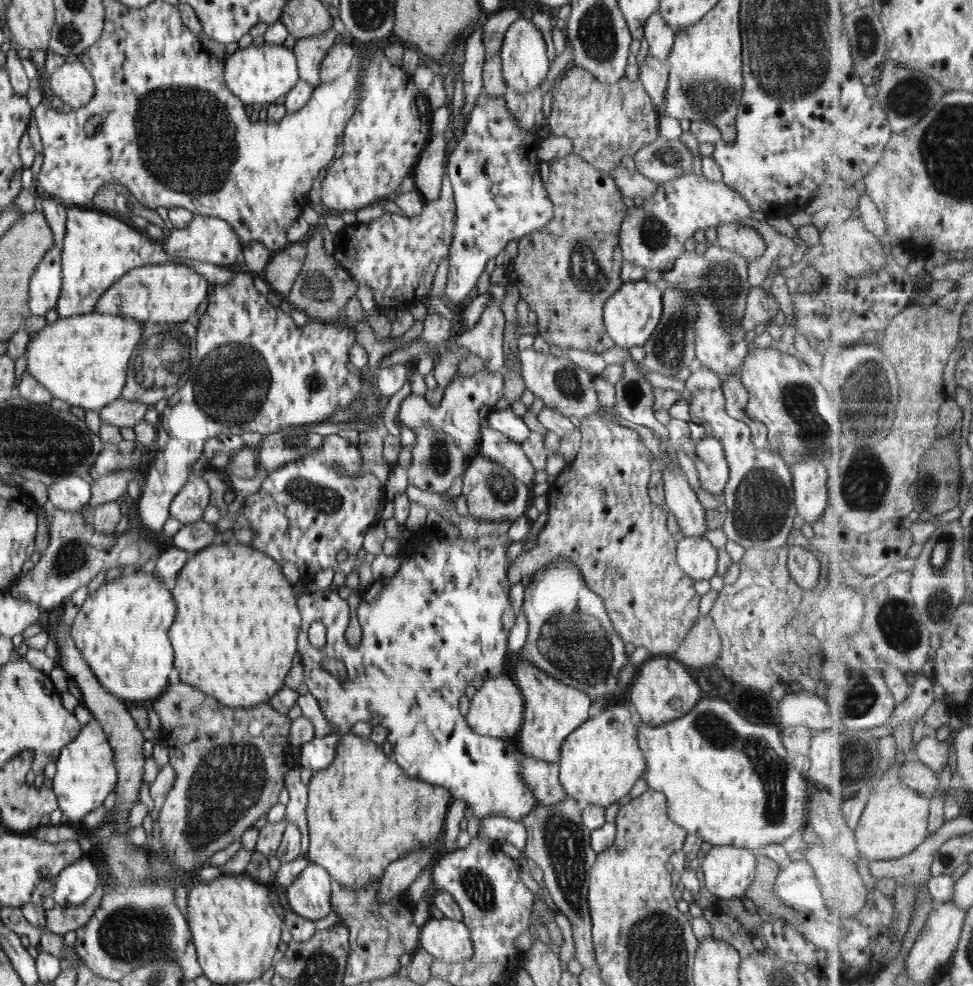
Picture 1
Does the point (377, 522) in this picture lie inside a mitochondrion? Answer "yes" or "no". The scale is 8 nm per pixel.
no

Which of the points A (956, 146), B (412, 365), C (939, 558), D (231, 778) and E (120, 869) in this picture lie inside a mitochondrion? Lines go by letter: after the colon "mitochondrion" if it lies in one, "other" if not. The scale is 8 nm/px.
A: mitochondrion
B: other
C: mitochondrion
D: mitochondrion
E: other

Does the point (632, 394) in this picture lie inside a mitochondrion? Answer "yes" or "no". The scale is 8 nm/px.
yes

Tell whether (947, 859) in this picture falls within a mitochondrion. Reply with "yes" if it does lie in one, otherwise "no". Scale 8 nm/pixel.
yes

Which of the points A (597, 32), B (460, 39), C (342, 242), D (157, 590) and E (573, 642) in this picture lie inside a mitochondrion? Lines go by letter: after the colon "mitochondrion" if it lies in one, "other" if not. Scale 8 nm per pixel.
A: mitochondrion
B: other
C: other
D: other
E: mitochondrion

